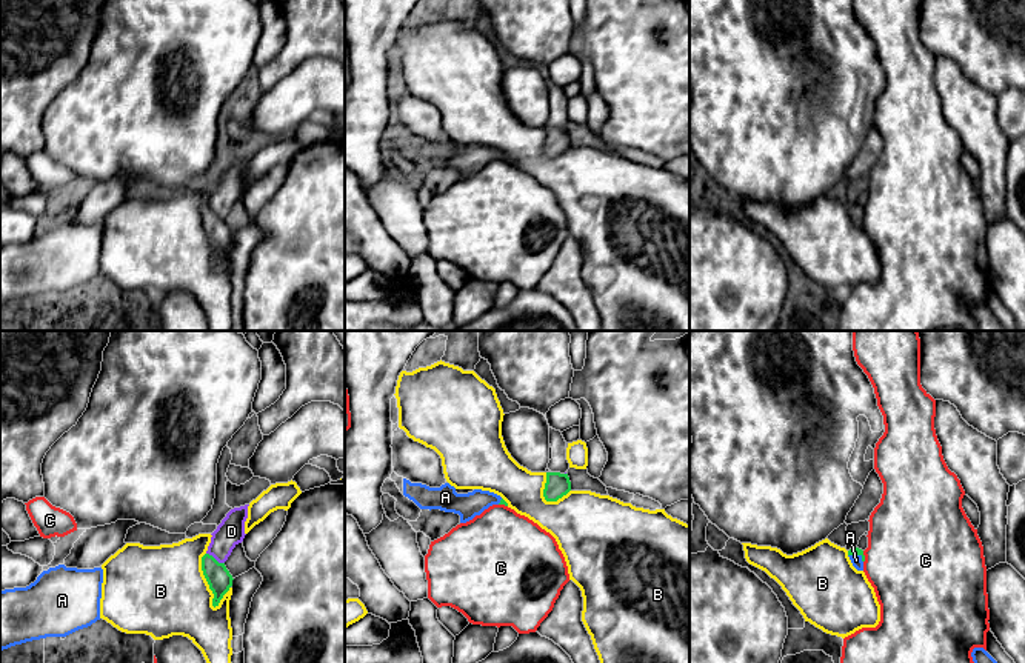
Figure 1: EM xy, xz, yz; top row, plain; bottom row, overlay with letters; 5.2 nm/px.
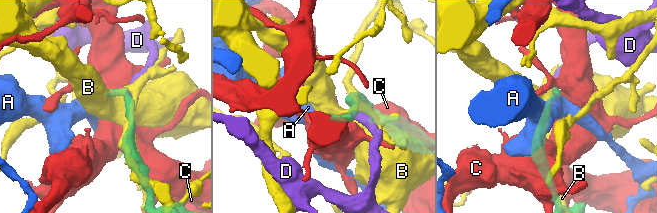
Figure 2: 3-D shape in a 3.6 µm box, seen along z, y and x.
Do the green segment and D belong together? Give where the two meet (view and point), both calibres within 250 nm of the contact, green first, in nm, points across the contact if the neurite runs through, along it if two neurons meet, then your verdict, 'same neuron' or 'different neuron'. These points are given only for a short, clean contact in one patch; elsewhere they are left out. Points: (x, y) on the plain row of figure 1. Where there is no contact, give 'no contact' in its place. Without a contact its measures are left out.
meets green in xy at (214, 214); 130 nm thick on the green side, 140 nm on the other; border along xy (207, 208), (223, 219); different neuron

